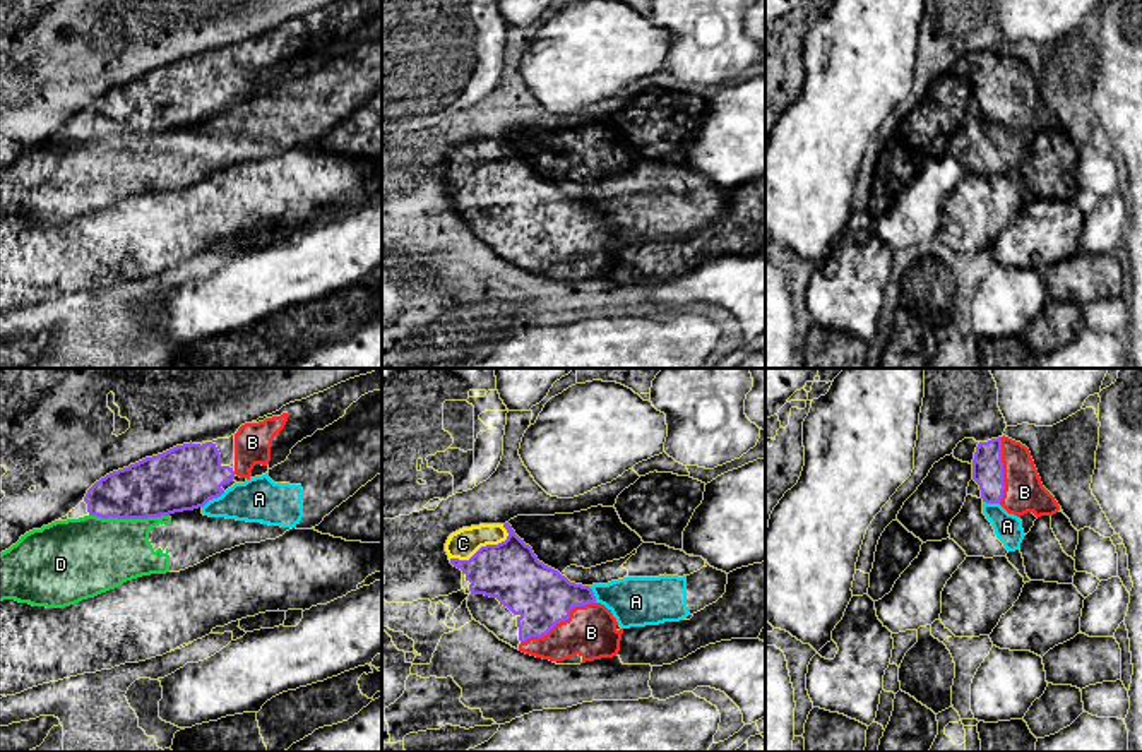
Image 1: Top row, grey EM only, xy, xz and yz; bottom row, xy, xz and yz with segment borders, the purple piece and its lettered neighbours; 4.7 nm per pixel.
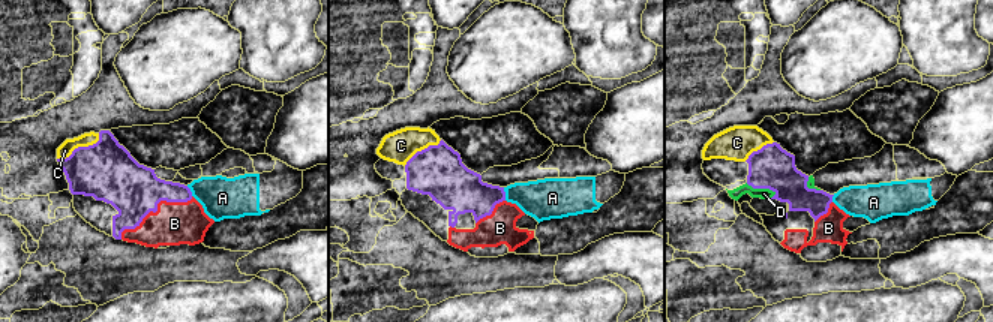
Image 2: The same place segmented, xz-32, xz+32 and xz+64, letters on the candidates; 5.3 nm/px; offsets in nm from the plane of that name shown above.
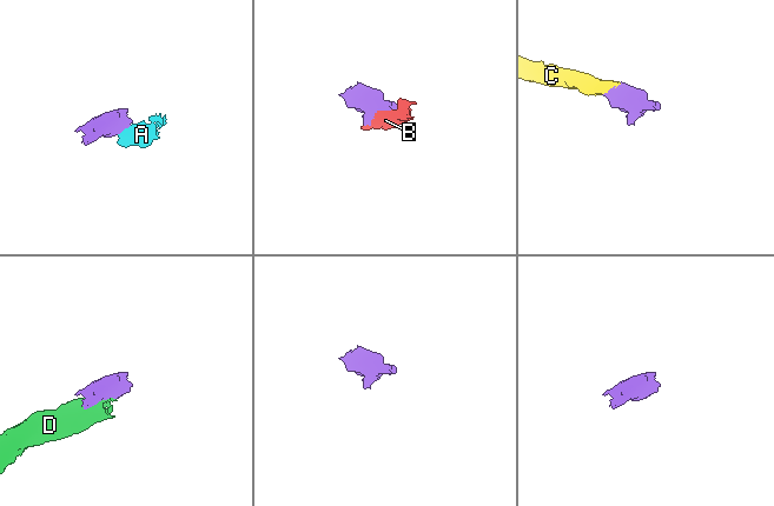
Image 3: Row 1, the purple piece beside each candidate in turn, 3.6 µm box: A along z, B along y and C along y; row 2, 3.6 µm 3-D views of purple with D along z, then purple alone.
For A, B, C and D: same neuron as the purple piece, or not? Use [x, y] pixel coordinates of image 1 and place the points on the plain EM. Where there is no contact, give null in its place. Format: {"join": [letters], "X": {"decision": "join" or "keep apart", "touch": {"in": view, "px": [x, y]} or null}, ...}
{"join": ["B", "C"], "A": {"decision": "keep apart", "touch": {"in": "xy", "px": [213, 113]}}, "B": {"decision": "join", "touch": {"in": "xz", "px": [559, 238]}}, "C": {"decision": "join", "touch": {"in": "xz", "px": [481, 163]}}, "D": {"decision": "keep apart", "touch": {"in": "xy", "px": [129, 134]}}}

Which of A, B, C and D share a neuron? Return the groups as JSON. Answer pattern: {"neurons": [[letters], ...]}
{"neurons": [["A", "D"], ["B", "C"]]}

